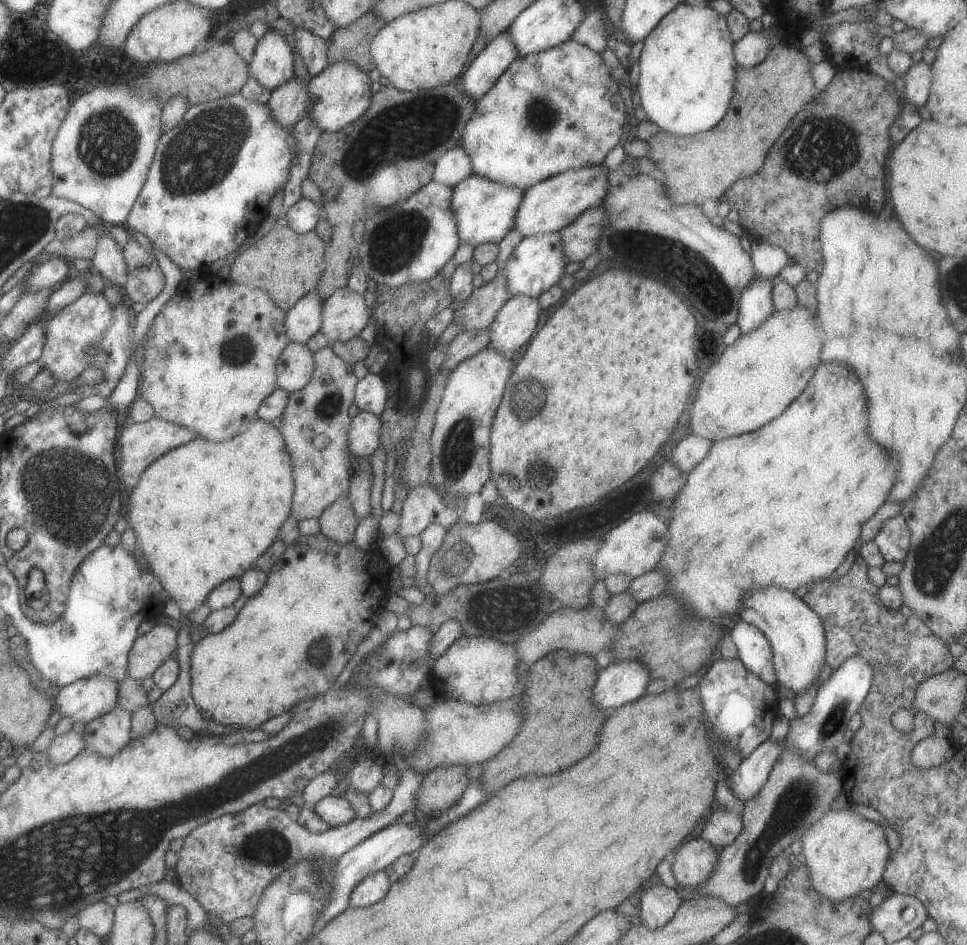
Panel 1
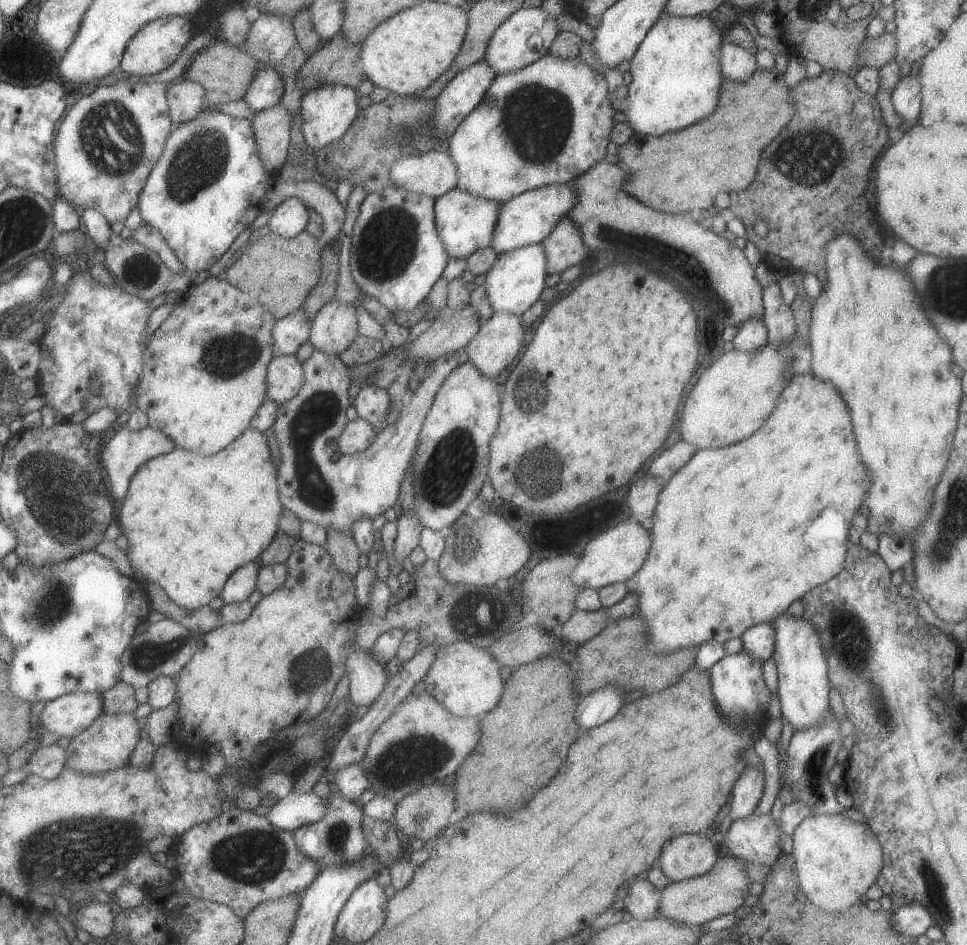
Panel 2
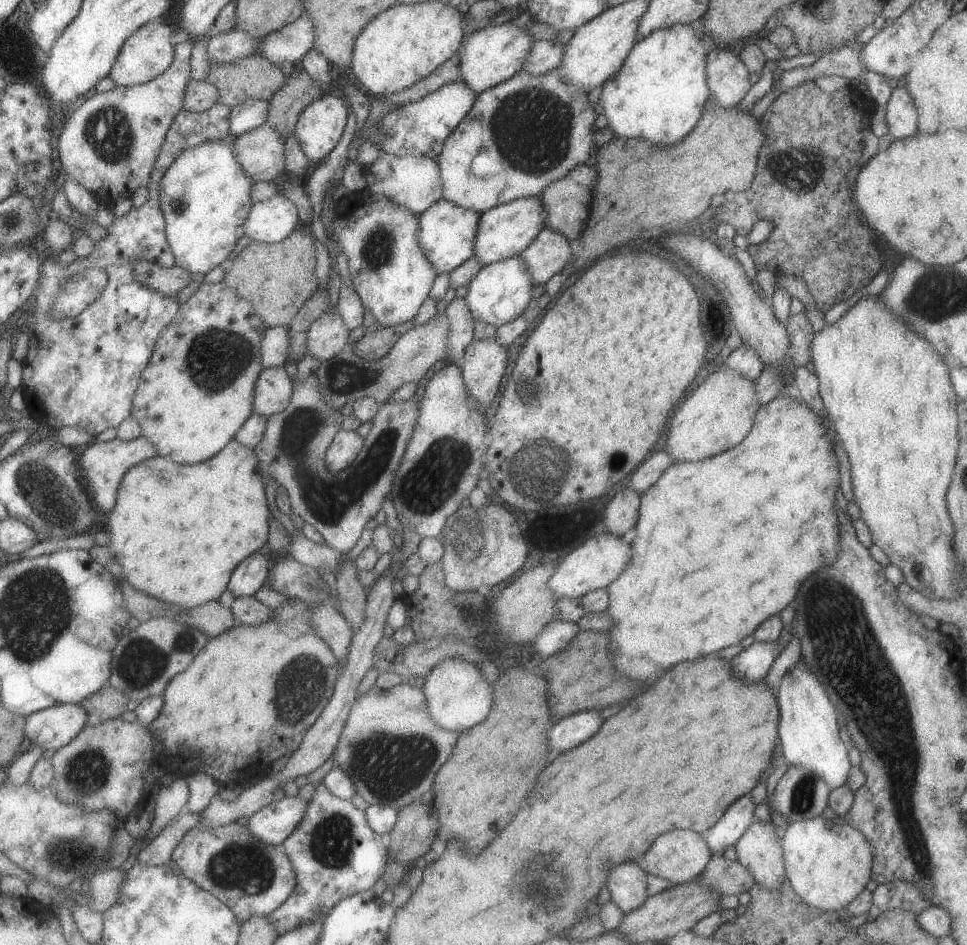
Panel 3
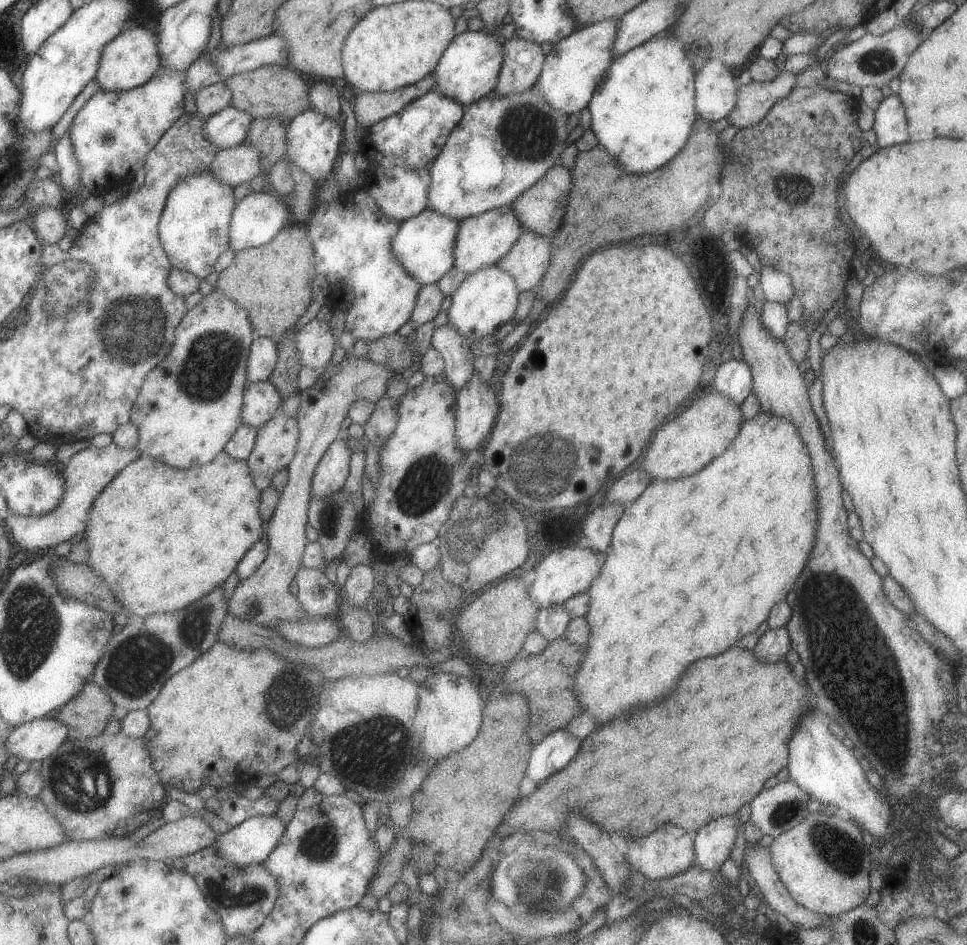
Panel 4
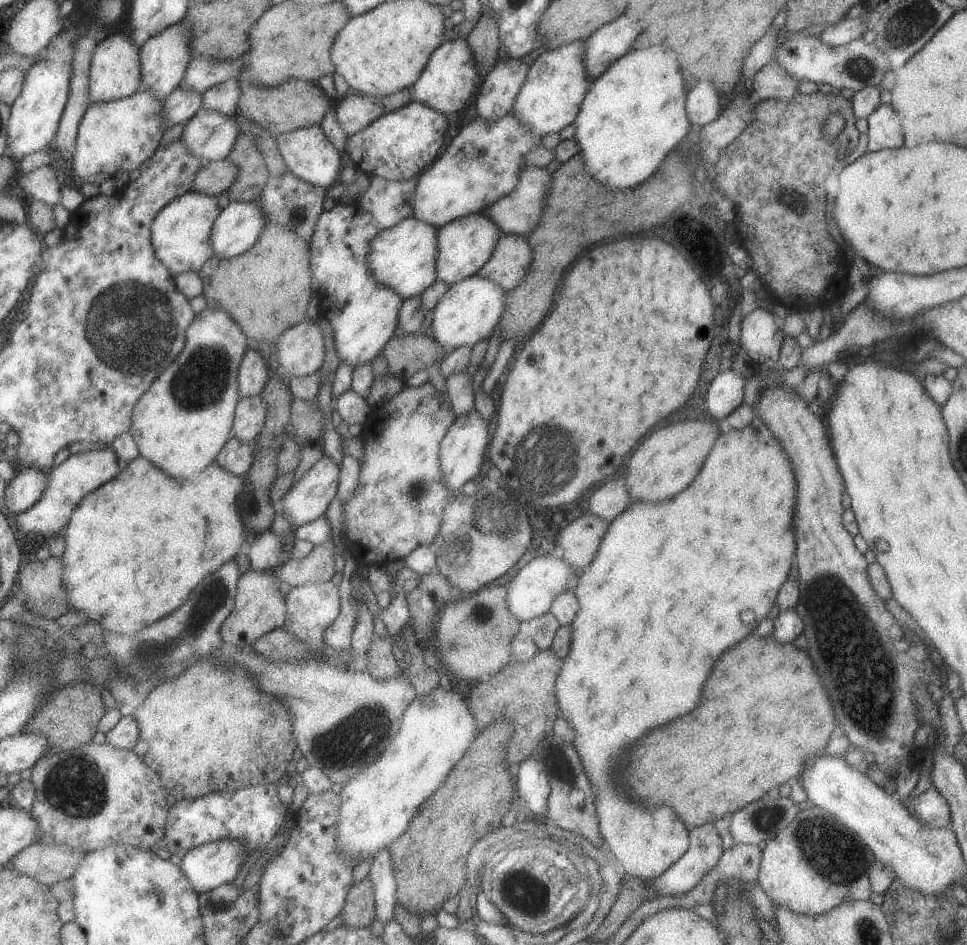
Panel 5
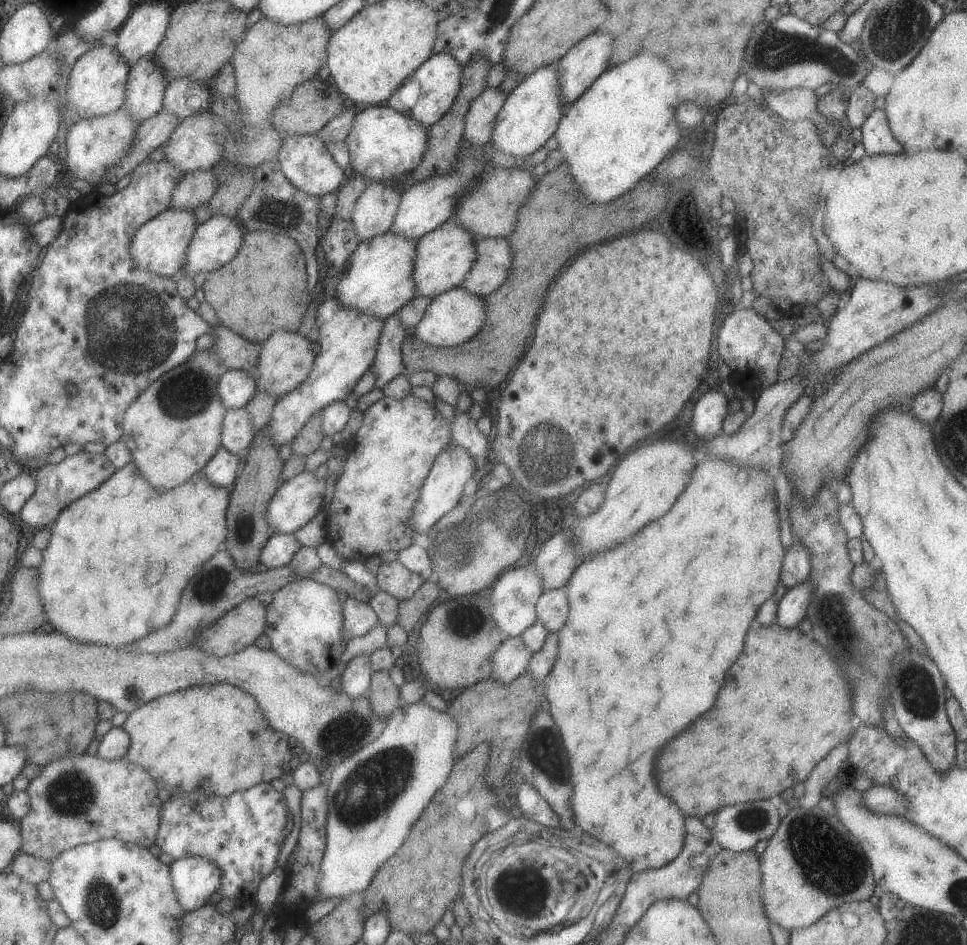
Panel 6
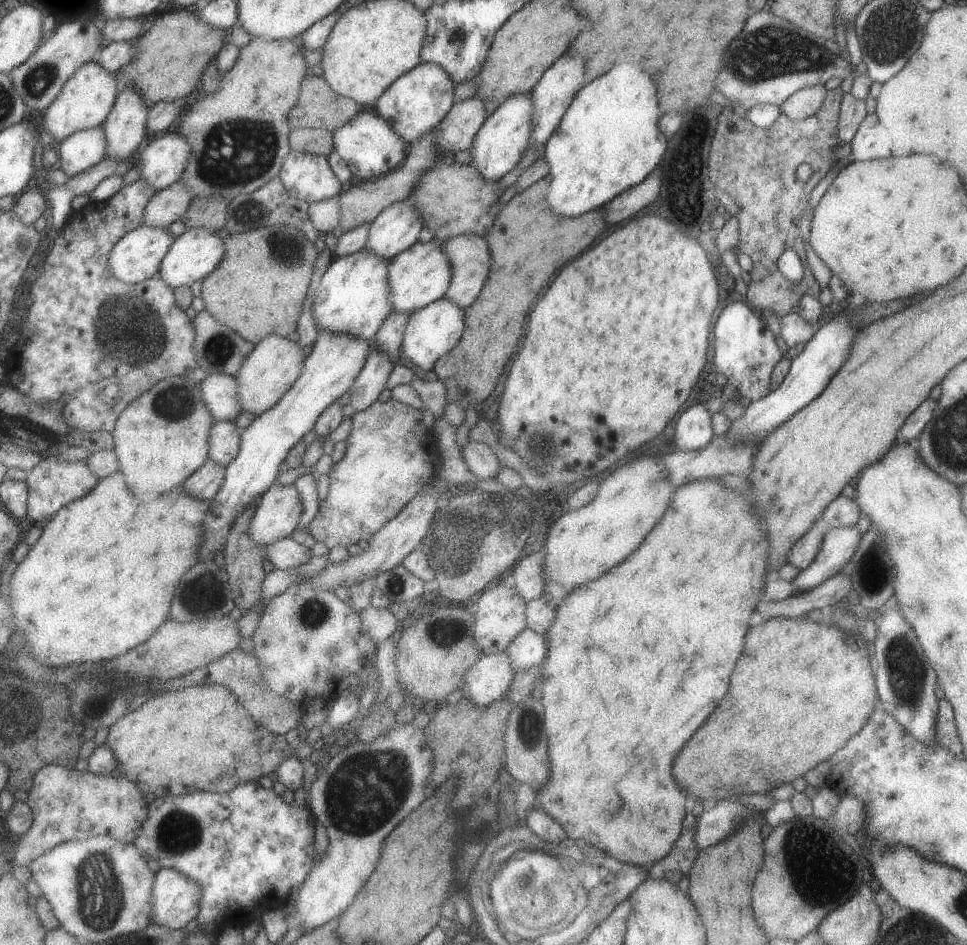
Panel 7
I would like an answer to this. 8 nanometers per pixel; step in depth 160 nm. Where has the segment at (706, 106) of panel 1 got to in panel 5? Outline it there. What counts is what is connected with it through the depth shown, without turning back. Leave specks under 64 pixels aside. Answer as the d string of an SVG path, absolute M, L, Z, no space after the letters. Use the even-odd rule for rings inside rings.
M663 46L631 50L592 80L573 120L583 170L611 190L644 182L690 130L677 54Z

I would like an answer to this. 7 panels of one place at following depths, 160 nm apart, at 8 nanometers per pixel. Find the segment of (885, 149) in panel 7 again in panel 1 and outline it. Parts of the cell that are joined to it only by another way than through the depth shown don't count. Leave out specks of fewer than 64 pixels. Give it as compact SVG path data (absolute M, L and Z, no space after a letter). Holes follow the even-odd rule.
M925 62L913 64L899 80L902 102L917 108L926 104L931 87L931 68Z

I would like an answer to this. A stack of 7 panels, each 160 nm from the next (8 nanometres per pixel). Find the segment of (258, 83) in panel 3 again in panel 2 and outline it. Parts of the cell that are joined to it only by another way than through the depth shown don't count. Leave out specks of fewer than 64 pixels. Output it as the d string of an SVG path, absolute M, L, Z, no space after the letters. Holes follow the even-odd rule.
M218 38L194 53L194 58L191 63L187 63L182 77L203 87L205 105L217 106L243 98L258 64L259 62L245 50L240 50Z

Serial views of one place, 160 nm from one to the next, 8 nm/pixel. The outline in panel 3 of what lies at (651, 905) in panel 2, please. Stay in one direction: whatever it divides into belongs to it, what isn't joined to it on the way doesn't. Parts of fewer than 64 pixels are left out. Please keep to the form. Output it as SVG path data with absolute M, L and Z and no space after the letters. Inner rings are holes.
M617 864L607 874L607 890L611 901L621 910L630 912L645 902L647 896L647 876L637 864Z

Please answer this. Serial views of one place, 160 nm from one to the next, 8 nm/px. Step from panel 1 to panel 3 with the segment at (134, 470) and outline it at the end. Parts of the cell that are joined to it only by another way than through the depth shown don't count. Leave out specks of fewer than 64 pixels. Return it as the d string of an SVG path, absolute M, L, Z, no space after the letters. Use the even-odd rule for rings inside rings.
M143 435L133 441L125 441L115 437L110 441L89 446L81 455L79 466L87 481L88 489L91 490L91 502L94 502L95 510L111 513L111 510L117 506L119 486L122 486L123 478L126 478L127 472L141 462L159 456L158 447L149 442Z

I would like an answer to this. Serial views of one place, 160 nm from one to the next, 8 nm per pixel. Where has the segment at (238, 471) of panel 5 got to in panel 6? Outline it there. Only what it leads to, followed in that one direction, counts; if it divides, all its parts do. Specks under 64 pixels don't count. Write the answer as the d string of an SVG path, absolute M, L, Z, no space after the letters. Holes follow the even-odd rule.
M219 448L199 473L211 484L230 489L234 482L237 464L239 464L238 455L228 453L225 449Z

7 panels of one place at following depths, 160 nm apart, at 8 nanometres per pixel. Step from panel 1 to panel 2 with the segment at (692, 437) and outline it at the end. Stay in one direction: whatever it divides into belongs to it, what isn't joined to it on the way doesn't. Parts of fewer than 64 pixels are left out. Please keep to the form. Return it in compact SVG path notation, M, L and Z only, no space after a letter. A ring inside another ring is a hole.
M681 440L675 442L649 464L649 474L659 480L661 484L666 483L672 474L690 461L696 449L696 446L691 443Z

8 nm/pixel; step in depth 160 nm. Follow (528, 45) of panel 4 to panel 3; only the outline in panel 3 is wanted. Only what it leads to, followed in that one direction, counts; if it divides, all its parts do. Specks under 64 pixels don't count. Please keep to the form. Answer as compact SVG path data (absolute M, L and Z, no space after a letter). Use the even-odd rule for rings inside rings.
M533 40L525 64L521 66L521 72L541 76L549 70L557 69L561 56L563 56L563 44L553 40Z

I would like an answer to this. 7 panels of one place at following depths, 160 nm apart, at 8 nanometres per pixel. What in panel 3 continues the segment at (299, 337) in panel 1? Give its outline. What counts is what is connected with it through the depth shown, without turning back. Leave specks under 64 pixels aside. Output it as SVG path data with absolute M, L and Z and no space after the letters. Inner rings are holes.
M286 326L266 328L262 334L259 354L261 370L283 367L289 355L289 332Z

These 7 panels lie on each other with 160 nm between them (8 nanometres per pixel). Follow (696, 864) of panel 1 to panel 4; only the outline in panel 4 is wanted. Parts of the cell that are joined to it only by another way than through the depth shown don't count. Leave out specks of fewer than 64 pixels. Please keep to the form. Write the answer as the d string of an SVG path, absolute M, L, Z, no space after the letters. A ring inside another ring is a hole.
M663 824L653 834L645 836L645 838L629 840L629 846L627 846L623 856L627 860L630 869L639 872L644 878L649 878L649 880L670 878L684 872L693 865L692 834L688 834L681 828Z

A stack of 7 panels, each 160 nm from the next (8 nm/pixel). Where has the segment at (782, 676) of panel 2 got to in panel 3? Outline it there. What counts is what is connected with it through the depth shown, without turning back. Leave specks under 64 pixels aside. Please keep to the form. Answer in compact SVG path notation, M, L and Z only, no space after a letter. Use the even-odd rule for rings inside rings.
M802 658L783 674L775 694L779 710L777 738L781 760L787 766L801 766L814 777L821 778L830 791L847 783L852 766L848 759L849 746L839 737L838 714Z

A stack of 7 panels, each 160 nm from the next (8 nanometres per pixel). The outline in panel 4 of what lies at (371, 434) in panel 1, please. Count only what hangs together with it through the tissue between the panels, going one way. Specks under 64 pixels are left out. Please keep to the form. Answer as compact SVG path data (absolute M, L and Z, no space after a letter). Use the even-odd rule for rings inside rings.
M343 436L330 444L316 465L309 488L310 498L327 498L343 487L351 454Z

